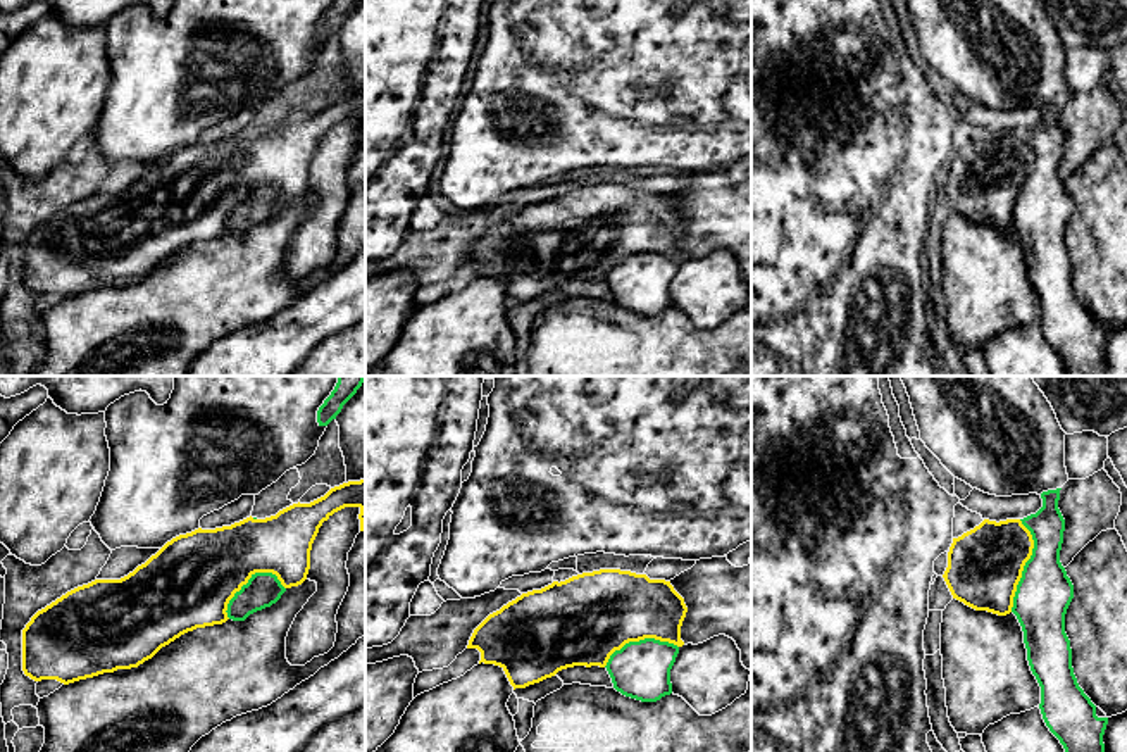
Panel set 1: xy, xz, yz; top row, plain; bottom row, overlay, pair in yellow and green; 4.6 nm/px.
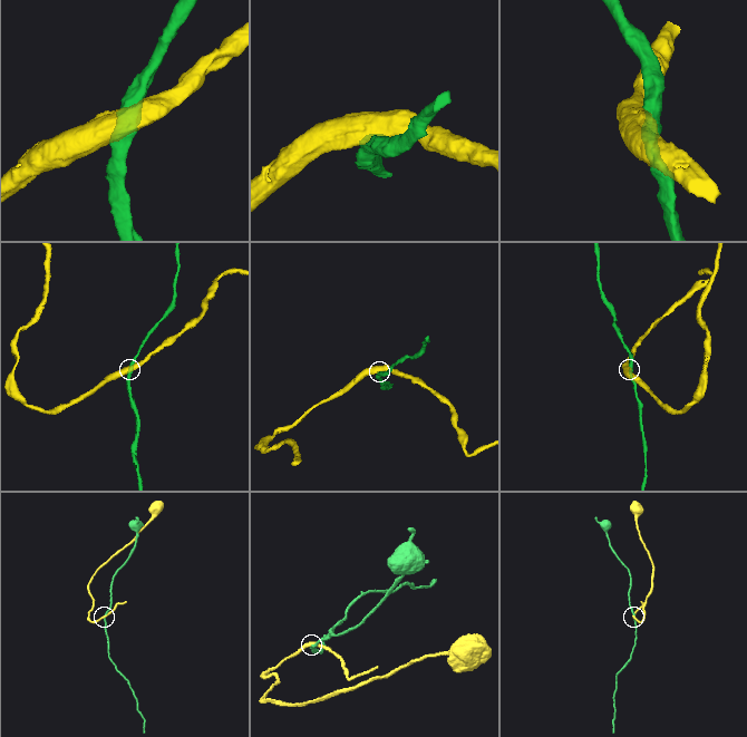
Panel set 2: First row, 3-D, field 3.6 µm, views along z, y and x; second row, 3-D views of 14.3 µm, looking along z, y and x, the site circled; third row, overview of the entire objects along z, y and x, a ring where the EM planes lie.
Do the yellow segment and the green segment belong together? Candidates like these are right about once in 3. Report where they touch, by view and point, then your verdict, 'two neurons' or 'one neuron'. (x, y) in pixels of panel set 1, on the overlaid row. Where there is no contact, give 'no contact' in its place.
meets yellow in yz at (1024, 564); two neurons

